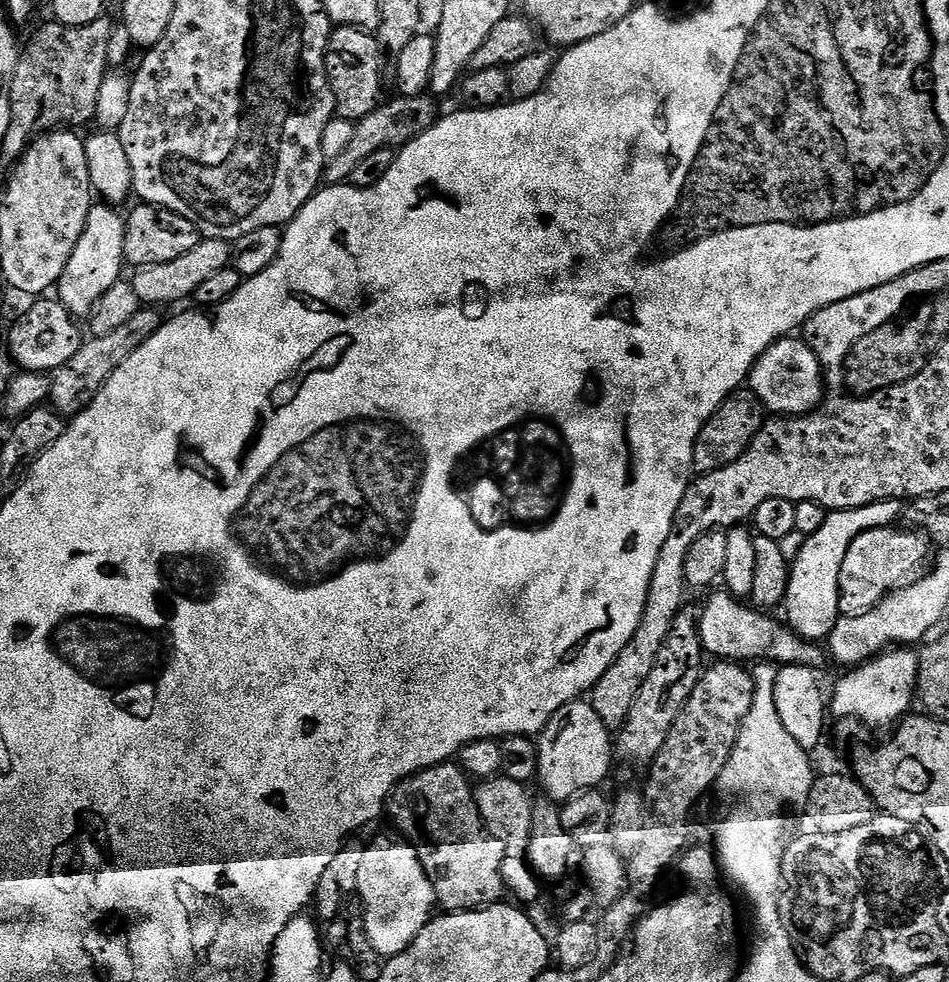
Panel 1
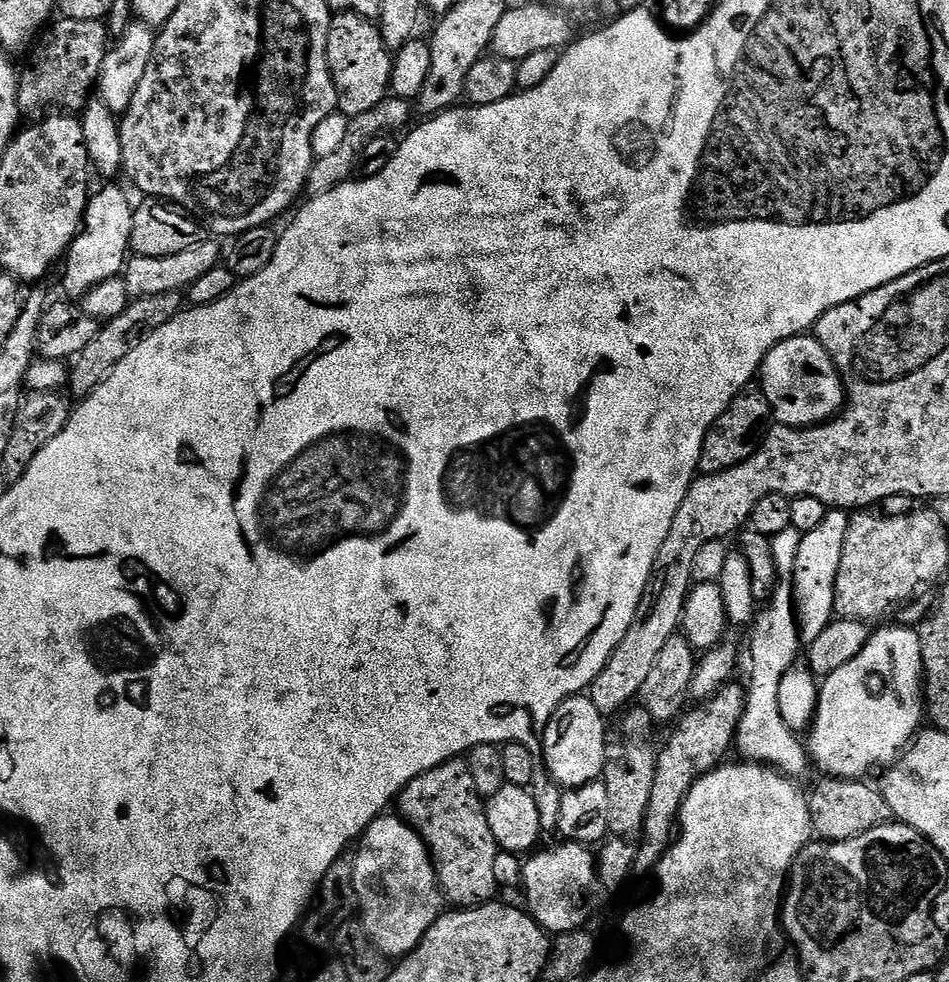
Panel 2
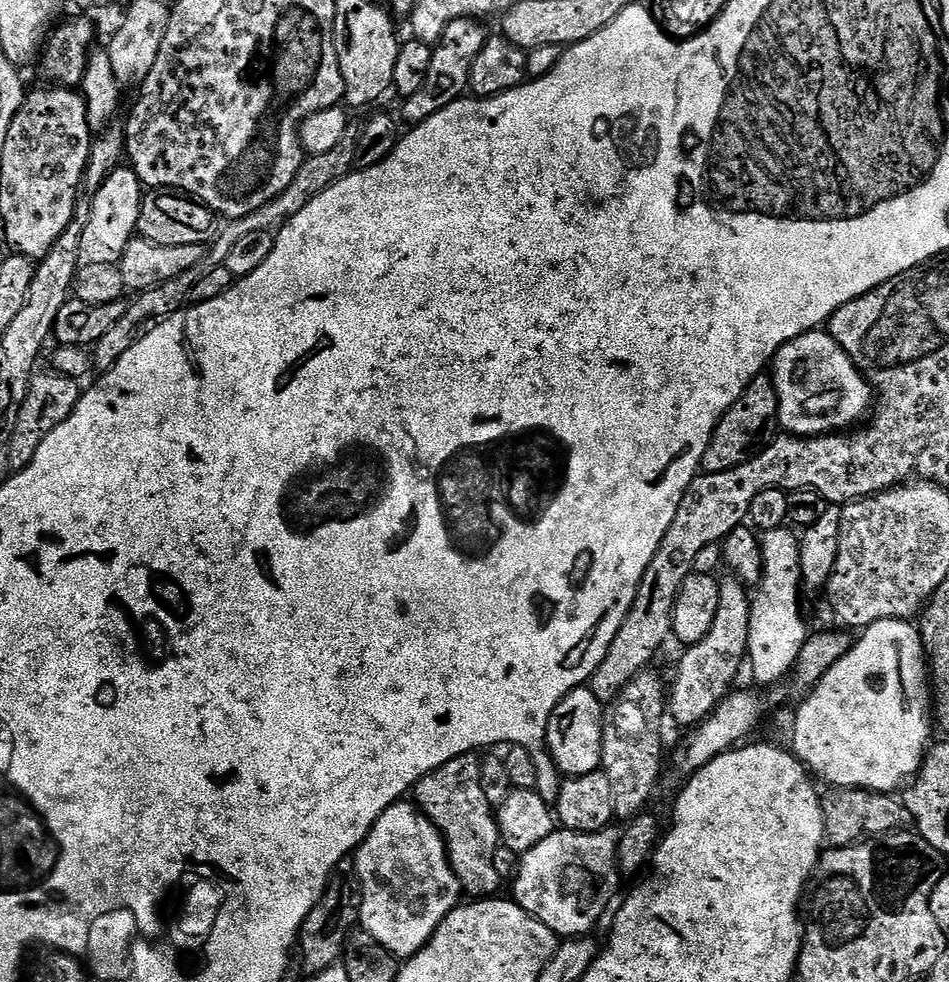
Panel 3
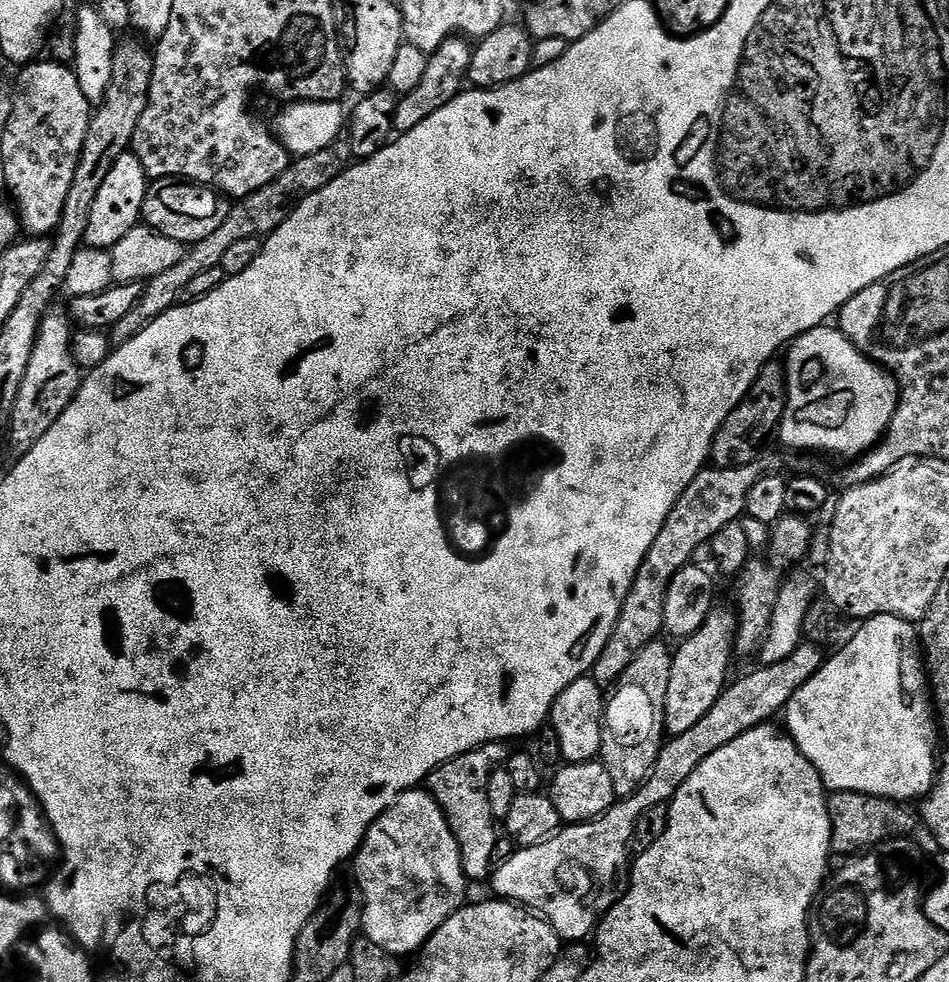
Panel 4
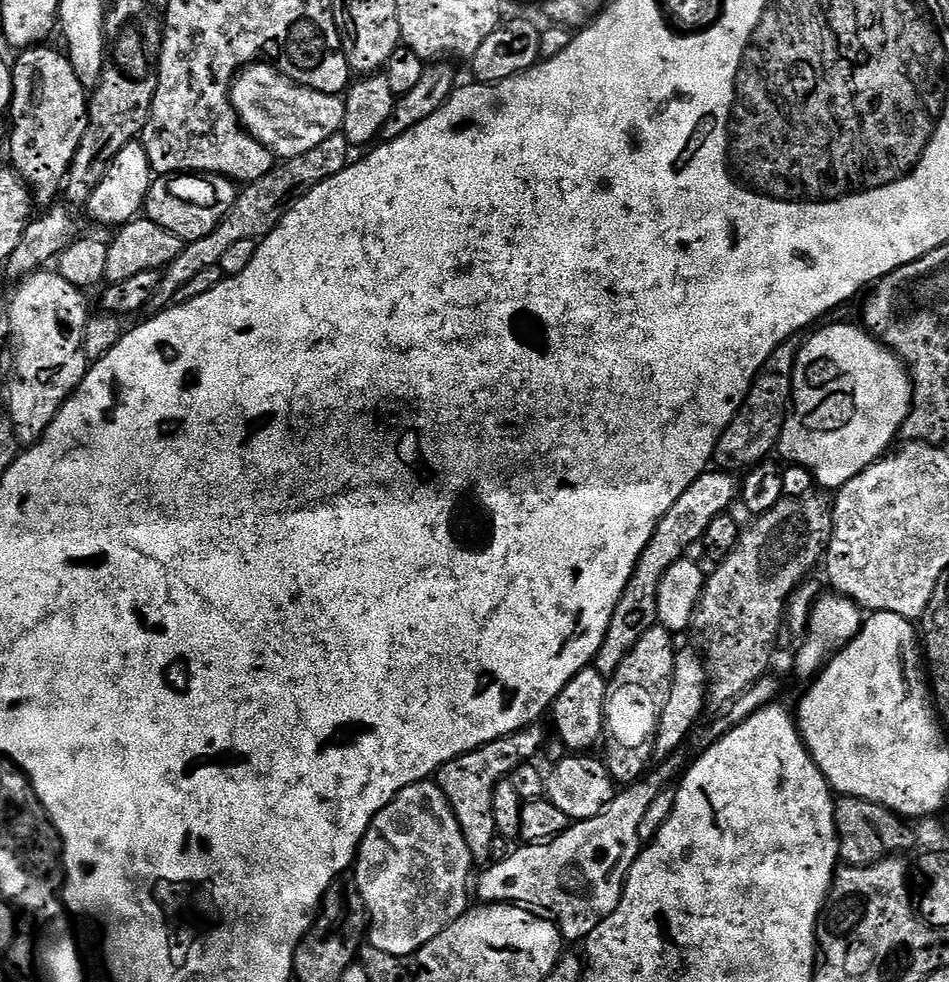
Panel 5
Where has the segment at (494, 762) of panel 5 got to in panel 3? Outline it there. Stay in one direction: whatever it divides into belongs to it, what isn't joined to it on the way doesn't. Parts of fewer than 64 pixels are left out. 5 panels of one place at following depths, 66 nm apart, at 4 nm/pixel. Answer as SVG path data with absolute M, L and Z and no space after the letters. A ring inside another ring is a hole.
M472 754L459 756L426 774L416 783L414 803L443 837L448 861L460 879L461 889L465 893L473 892L473 897L484 898L495 893L492 891L498 877L492 859L501 843L493 805L480 784L481 761L476 758Z

